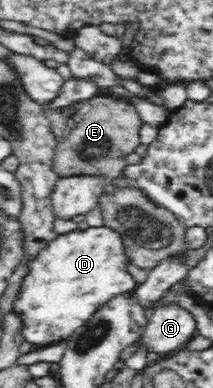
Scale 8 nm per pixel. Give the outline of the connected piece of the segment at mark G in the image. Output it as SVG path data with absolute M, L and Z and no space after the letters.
M177 304L160 306L147 319L142 334L122 351L122 360L129 359L140 350L165 358L180 351L197 335L194 317Z

